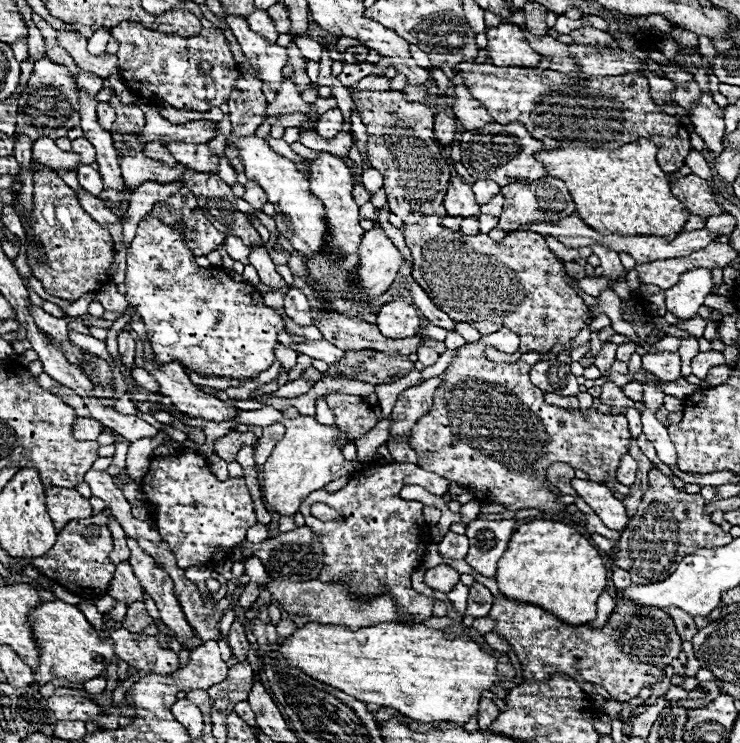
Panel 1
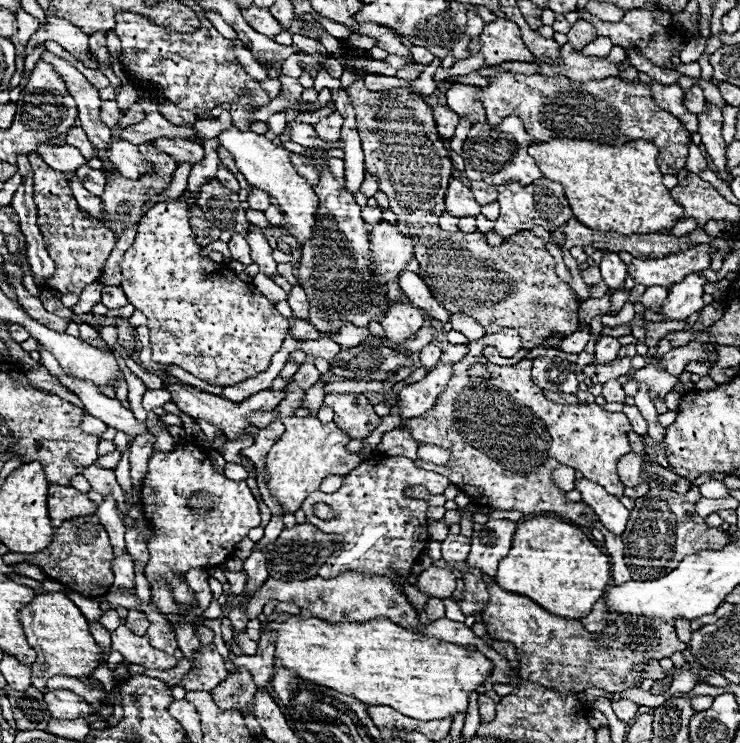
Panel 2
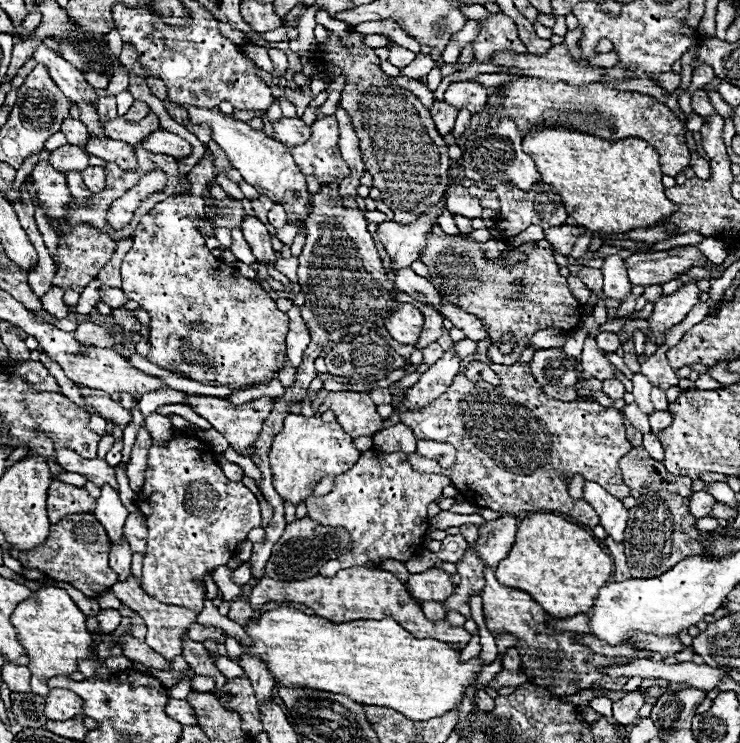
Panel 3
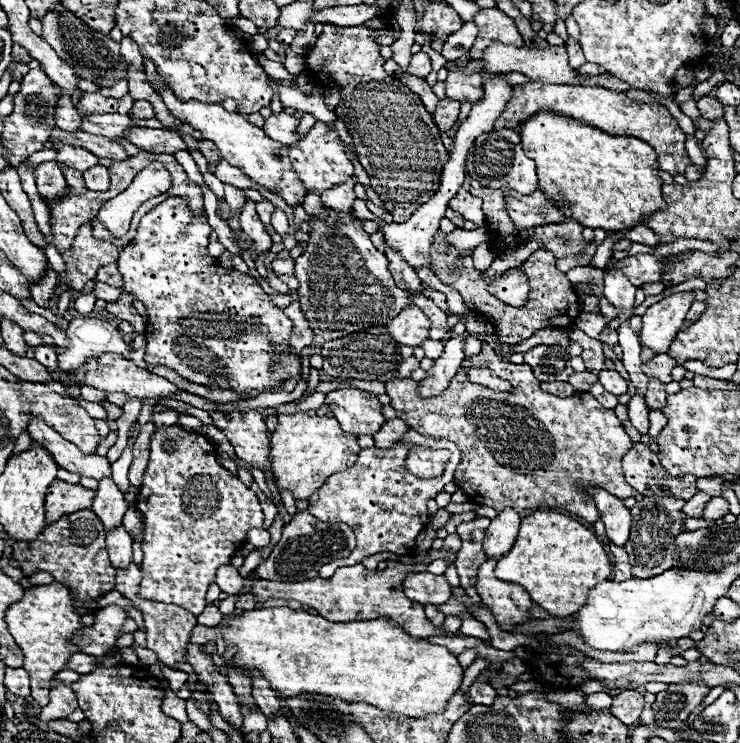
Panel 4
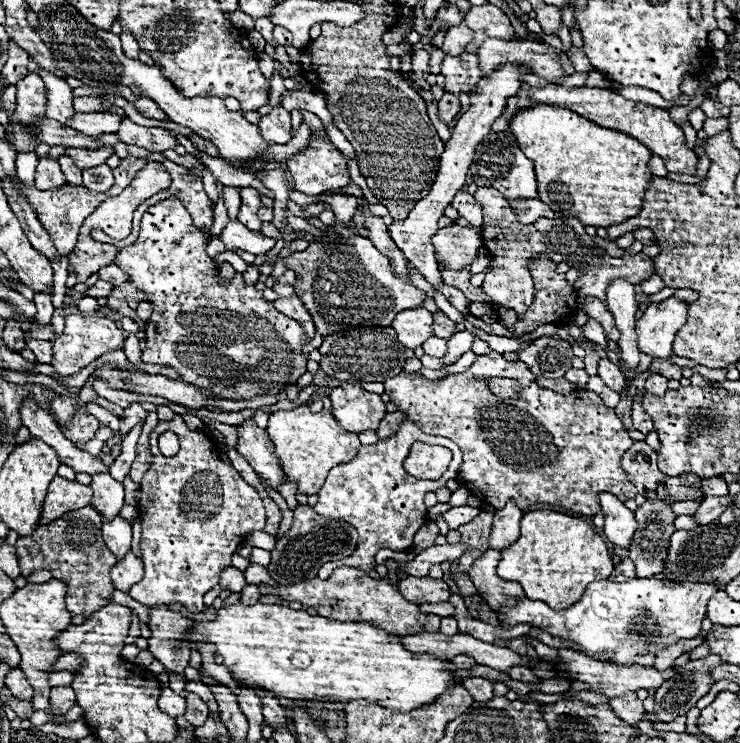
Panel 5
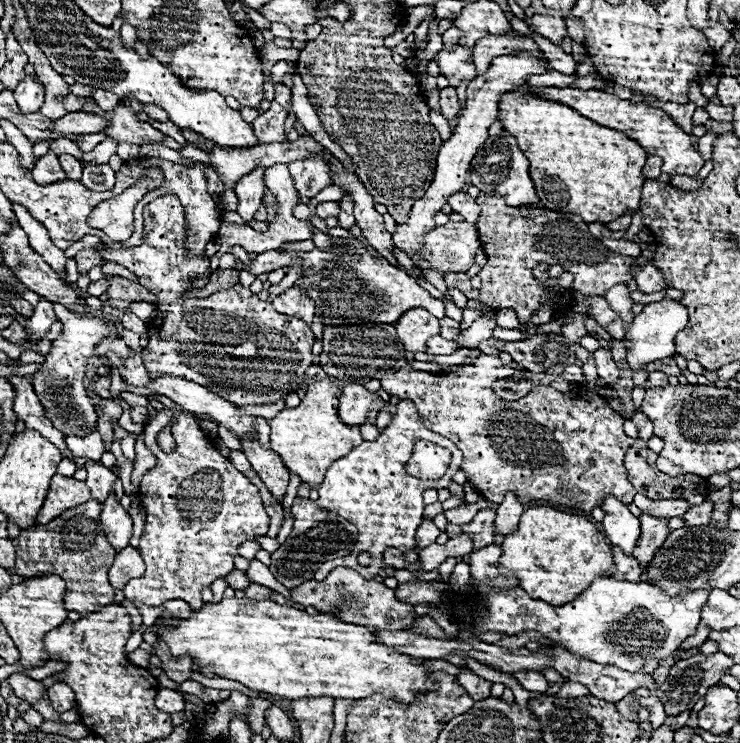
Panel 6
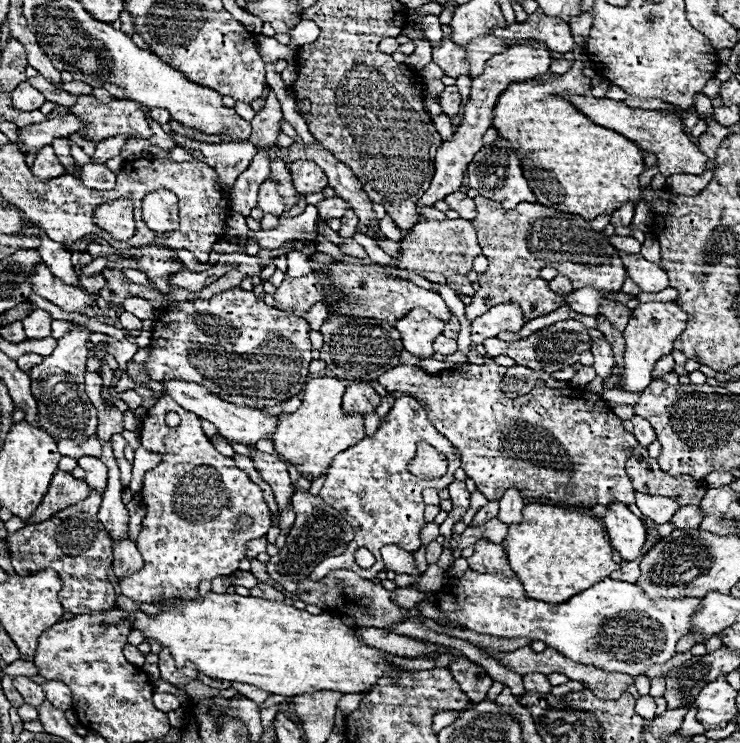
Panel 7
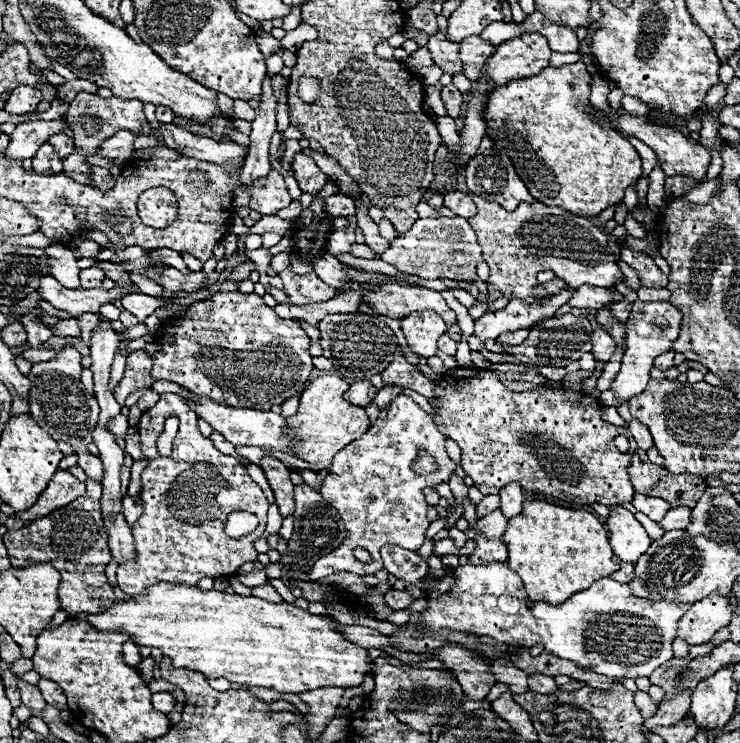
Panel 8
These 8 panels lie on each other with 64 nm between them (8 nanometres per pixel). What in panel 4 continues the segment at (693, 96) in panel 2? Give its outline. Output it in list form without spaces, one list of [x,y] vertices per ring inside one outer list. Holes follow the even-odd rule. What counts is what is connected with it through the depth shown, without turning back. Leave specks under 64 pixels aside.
[[[702,96],[696,100],[696,106],[702,114],[702,118],[714,120],[714,118],[722,118],[722,104],[710,96]]]

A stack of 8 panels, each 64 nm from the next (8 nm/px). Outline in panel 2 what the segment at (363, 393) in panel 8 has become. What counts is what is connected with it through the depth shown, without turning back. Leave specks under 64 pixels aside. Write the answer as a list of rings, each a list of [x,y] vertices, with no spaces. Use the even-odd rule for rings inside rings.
[[[332,392],[325,396],[323,403],[336,412],[334,422],[350,438],[366,438],[382,420],[362,394]]]

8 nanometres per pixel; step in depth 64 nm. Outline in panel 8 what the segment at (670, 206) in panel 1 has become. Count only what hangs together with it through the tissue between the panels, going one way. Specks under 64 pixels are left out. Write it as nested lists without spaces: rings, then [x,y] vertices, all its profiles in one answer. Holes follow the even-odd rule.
[[[584,60],[560,68],[548,66],[532,78],[510,80],[508,84],[494,88],[484,110],[488,134],[494,138],[498,148],[512,150],[508,156],[512,156],[514,168],[532,196],[546,206],[560,206],[562,210],[584,218],[598,216],[602,210],[620,204],[624,200],[626,188],[636,184],[642,174],[642,162],[634,146],[616,130],[602,126],[590,118],[590,78],[592,76],[586,72]]]

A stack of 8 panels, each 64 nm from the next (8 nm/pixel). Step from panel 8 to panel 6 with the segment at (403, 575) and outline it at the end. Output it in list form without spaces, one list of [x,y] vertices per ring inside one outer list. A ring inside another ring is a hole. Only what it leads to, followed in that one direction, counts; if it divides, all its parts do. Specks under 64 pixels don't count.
[[[386,548],[386,552],[384,552],[384,562],[388,564],[388,566],[394,566],[396,570],[402,570],[402,568],[406,568],[406,562],[404,562],[404,556],[402,556],[402,552],[398,552],[396,548],[392,550],[388,550]]]

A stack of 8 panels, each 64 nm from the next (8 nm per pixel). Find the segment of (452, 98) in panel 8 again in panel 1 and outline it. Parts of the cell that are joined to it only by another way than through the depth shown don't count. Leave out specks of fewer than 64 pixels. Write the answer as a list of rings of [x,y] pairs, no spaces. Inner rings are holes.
[[[438,114],[434,118],[434,138],[442,146],[450,146],[454,142],[454,134],[456,134],[456,118],[446,116],[446,114]]]

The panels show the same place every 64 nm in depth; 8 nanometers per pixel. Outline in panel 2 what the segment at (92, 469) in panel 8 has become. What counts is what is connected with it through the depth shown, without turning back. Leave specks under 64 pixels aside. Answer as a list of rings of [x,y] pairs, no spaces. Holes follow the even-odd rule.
[[[106,496],[104,502],[98,506],[96,516],[100,516],[100,522],[104,524],[108,536],[110,536],[110,542],[114,546],[114,556],[122,556],[126,552],[126,542],[124,542],[126,528],[120,518],[120,510],[116,508],[116,504],[110,496]]]

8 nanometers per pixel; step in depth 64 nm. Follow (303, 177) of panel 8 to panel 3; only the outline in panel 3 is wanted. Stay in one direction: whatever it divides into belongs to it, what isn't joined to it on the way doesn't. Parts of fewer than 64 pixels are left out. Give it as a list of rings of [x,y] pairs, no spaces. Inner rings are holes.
[[[324,116],[312,124],[310,142],[294,146],[292,156],[304,176],[316,176],[320,180],[320,184],[326,184],[326,182],[342,180],[350,173],[343,158],[340,155],[335,155],[335,148],[338,148],[338,120],[336,120],[336,116]]]

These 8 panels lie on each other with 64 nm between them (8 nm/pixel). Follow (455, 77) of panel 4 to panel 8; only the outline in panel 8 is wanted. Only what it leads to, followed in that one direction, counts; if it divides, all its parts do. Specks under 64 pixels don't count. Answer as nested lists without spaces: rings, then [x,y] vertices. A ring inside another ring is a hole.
[[[438,32],[434,36],[430,36],[428,40],[428,48],[432,52],[432,60],[436,66],[440,66],[446,74],[454,76],[454,74],[460,74],[464,68],[462,68],[462,62],[460,62],[460,48],[458,44],[450,42],[446,38],[446,32]]]

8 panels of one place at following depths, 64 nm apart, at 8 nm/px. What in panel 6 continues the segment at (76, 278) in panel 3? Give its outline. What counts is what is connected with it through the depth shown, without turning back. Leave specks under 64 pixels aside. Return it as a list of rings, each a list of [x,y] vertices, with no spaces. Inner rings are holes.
[[[104,246],[84,248],[82,252],[78,252],[78,254],[74,256],[74,260],[76,260],[76,264],[78,264],[78,272],[80,272],[80,276],[86,276],[88,270],[94,268],[94,266],[98,266],[98,264],[106,264],[106,260],[98,256],[98,250],[100,250],[100,248],[104,248]]]

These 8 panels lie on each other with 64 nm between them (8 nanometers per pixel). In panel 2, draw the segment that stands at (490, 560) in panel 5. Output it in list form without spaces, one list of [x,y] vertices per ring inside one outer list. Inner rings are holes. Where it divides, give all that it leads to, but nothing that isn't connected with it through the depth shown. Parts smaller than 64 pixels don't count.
[[[496,582],[488,584],[488,592],[490,602],[482,612],[482,620],[488,624],[488,634],[496,636],[498,640],[508,640],[518,648],[522,680],[538,682],[546,688],[558,690],[560,694],[582,692],[592,686],[612,694],[638,688],[642,678],[640,672],[634,670],[636,664],[664,660],[686,650],[686,644],[678,640],[674,628],[660,618],[646,624],[644,620],[618,616],[616,622],[612,622],[604,632],[592,634],[578,620],[554,616],[524,596],[504,592]]]

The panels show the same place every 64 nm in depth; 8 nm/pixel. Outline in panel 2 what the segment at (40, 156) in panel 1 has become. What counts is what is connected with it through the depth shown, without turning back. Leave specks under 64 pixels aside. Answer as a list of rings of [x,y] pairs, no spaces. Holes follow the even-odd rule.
[[[40,142],[36,154],[58,172],[76,172],[82,164],[86,164],[84,156],[80,156],[78,148],[72,146],[52,146],[48,142]]]

